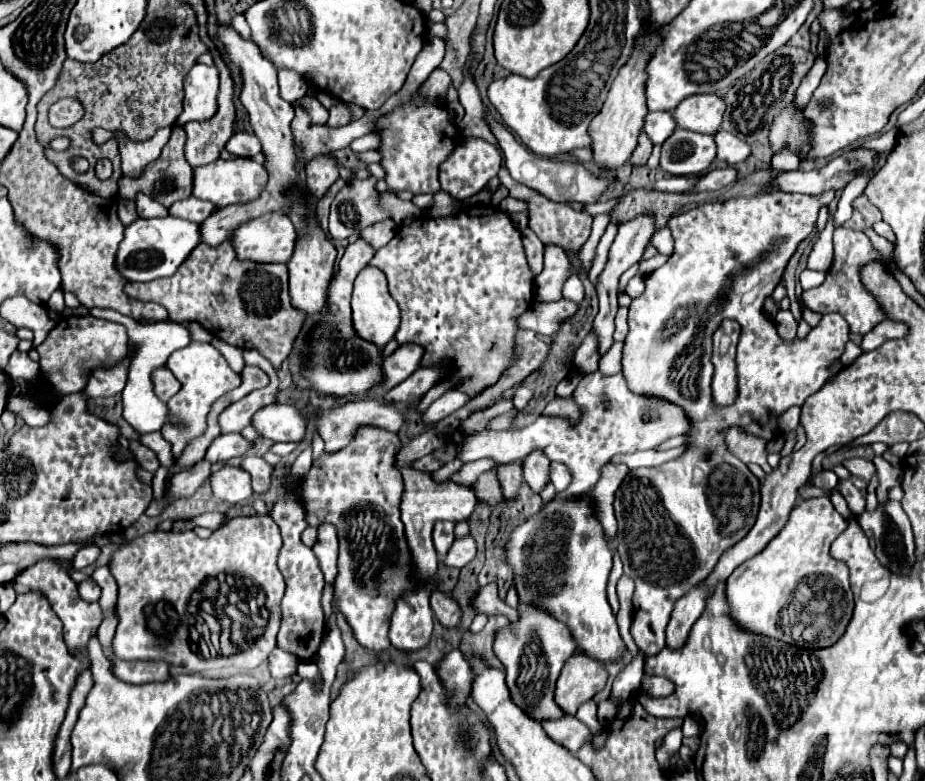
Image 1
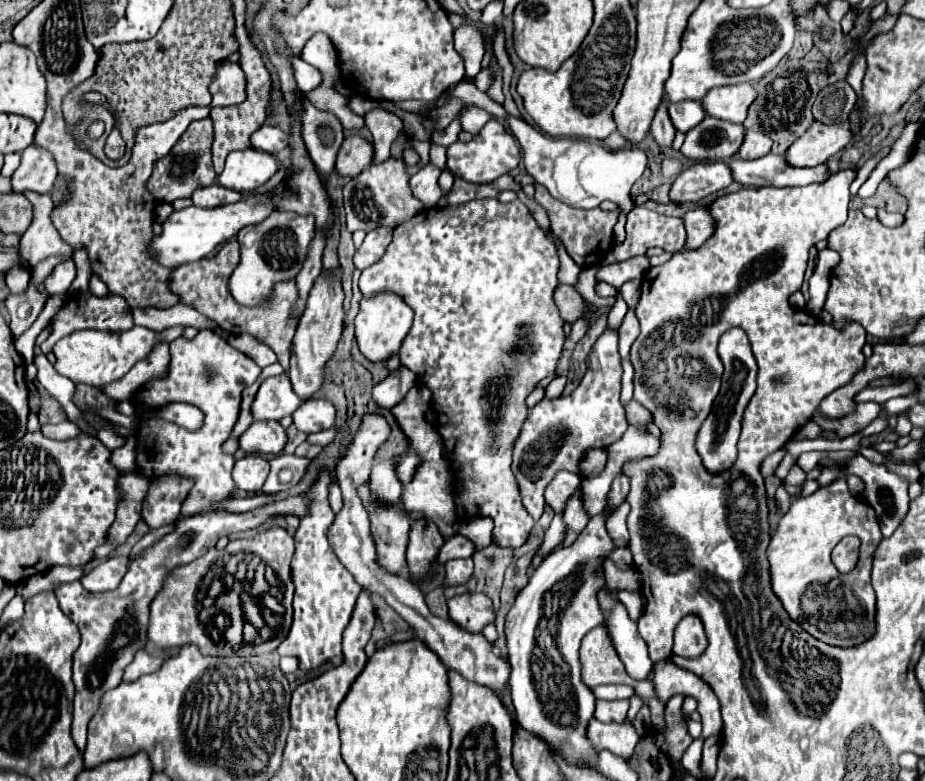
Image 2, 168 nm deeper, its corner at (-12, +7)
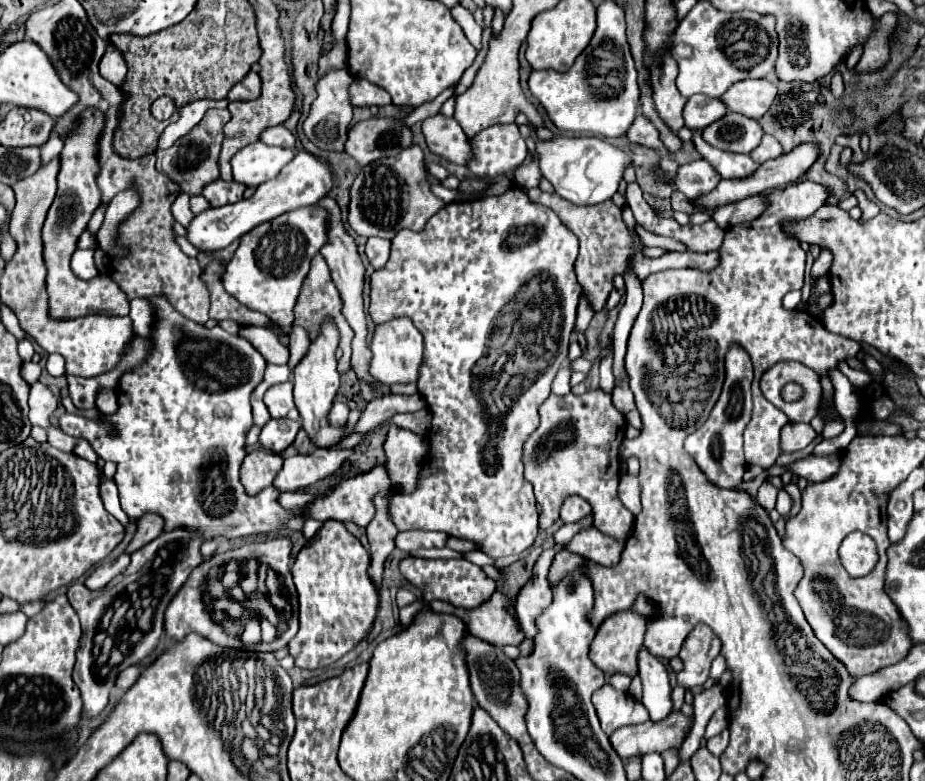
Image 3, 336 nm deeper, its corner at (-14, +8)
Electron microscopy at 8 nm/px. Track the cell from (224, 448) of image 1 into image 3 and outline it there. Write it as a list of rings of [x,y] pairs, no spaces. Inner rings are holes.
[[[270,419],[262,431],[260,431],[260,445],[272,453],[282,453],[288,449],[300,429],[300,421],[290,421],[290,419]]]

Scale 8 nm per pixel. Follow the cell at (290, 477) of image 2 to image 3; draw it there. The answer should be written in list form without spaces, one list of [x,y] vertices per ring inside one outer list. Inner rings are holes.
[[[316,449],[310,455],[294,455],[294,457],[286,457],[284,465],[280,469],[280,473],[274,479],[274,487],[282,489],[282,491],[298,491],[300,487],[308,487],[328,475],[332,475],[346,457],[350,457],[352,451],[334,451],[334,449]]]

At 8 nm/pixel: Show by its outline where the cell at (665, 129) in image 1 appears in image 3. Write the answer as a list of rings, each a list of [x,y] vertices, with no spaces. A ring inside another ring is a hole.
[[[694,95],[684,105],[684,123],[690,129],[704,129],[710,123],[724,117],[728,109],[720,99],[710,99],[706,95]]]

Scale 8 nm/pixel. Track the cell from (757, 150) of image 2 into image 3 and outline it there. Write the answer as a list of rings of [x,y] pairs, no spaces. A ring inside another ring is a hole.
[[[764,135],[762,141],[760,141],[760,145],[750,153],[750,157],[752,157],[756,163],[764,163],[764,161],[768,161],[768,159],[776,159],[776,157],[782,155],[782,153],[784,153],[784,151],[782,151],[780,143],[778,143],[774,137]]]

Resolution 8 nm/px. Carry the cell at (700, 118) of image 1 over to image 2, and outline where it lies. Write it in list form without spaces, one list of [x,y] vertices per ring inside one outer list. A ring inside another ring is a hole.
[[[746,82],[746,84],[722,86],[722,88],[710,90],[710,94],[704,96],[702,104],[708,116],[742,124],[748,116],[748,106],[756,100],[756,96],[758,96],[756,88]]]

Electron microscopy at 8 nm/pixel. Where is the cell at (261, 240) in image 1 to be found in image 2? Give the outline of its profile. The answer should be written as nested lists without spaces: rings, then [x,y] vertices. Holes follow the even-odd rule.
[[[276,212],[258,226],[246,226],[238,234],[240,264],[230,276],[228,290],[232,298],[242,306],[266,306],[272,298],[272,288],[278,282],[294,280],[308,256],[310,242],[314,238],[314,222],[308,216],[296,216],[288,212]]]

